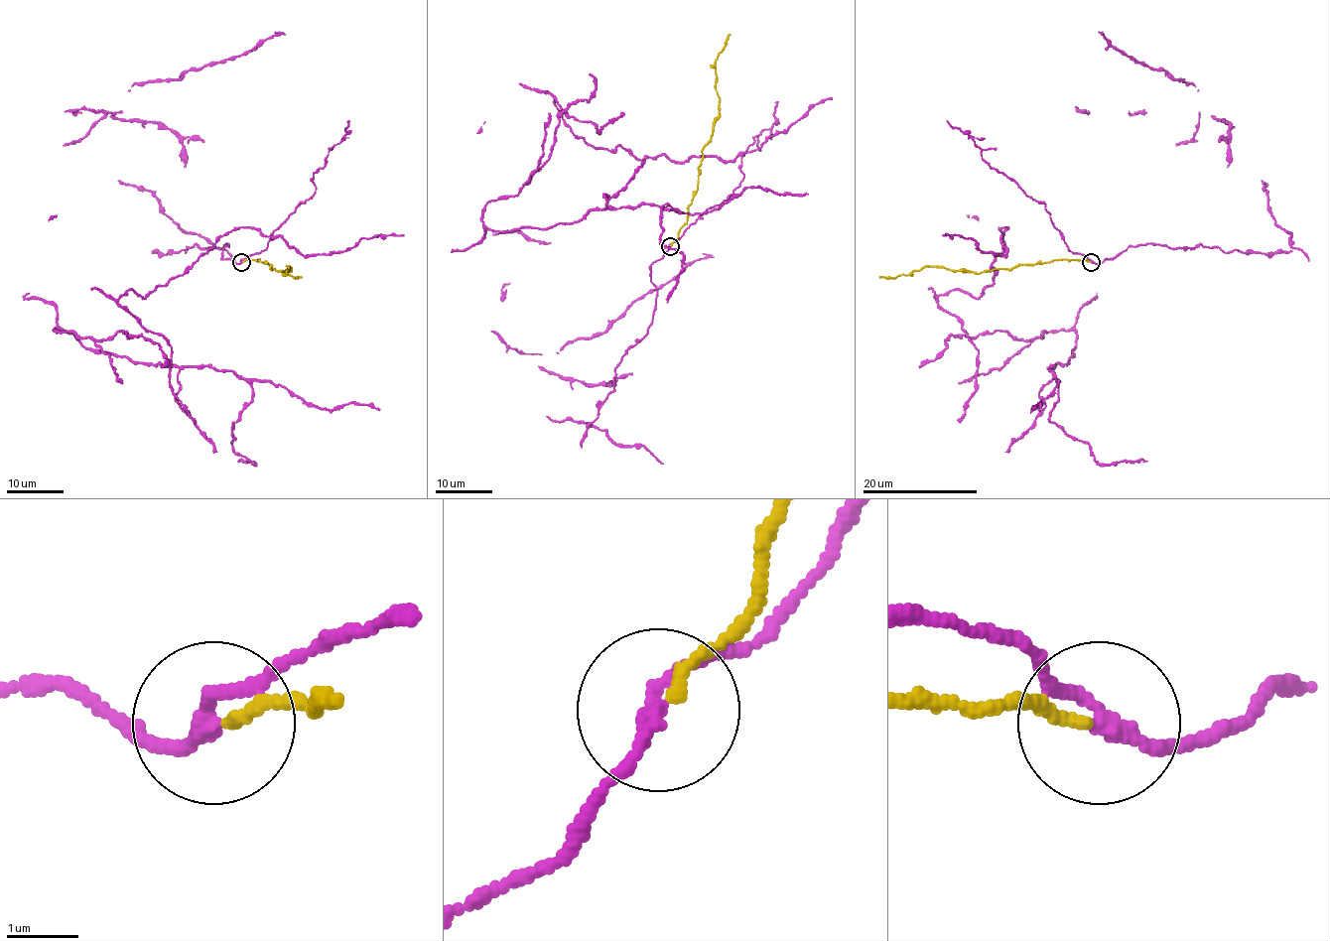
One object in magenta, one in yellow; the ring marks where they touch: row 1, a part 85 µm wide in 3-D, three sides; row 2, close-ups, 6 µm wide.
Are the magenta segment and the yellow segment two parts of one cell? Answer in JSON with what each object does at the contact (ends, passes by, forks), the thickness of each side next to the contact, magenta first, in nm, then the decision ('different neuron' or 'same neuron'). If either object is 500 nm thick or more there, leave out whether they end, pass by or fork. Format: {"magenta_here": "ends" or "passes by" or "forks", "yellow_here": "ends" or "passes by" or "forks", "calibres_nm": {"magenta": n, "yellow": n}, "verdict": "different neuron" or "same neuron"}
{"magenta_here": "passes by", "yellow_here": "ends", "calibres_nm": {"magenta": 190, "yellow": 160}, "verdict": "different neuron"}

